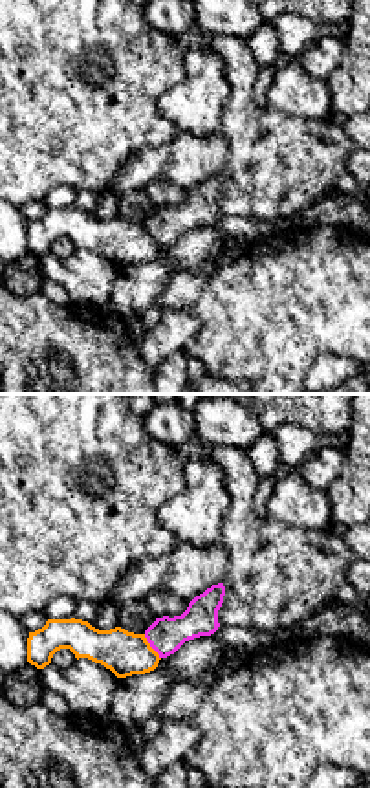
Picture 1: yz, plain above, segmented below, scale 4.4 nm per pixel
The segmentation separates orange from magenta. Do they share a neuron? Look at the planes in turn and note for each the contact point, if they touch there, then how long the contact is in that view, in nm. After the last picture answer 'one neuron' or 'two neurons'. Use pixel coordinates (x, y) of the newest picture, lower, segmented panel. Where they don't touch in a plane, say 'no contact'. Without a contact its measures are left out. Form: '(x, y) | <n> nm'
(151, 647) | 130 nm

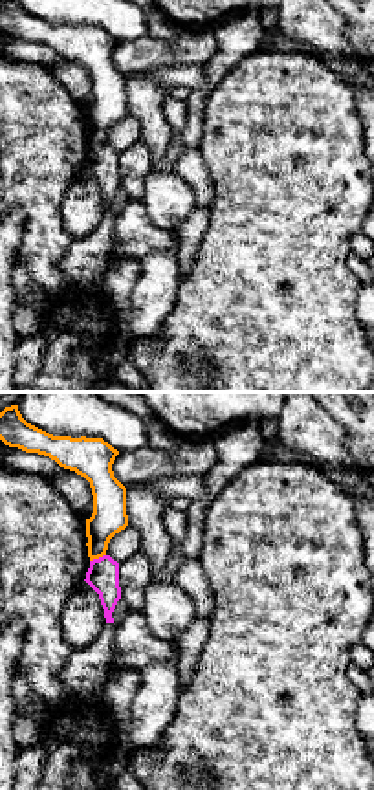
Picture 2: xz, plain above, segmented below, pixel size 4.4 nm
(98, 558) | 80 nm

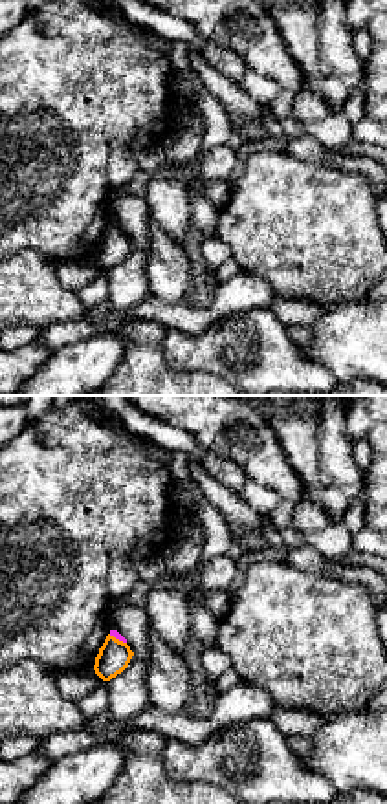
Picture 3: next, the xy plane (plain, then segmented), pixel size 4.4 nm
(118, 640) | 90 nm

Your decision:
two neurons

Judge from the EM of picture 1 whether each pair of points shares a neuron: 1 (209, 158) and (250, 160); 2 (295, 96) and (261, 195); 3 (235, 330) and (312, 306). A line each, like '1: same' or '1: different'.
1: different
2: different
3: same

